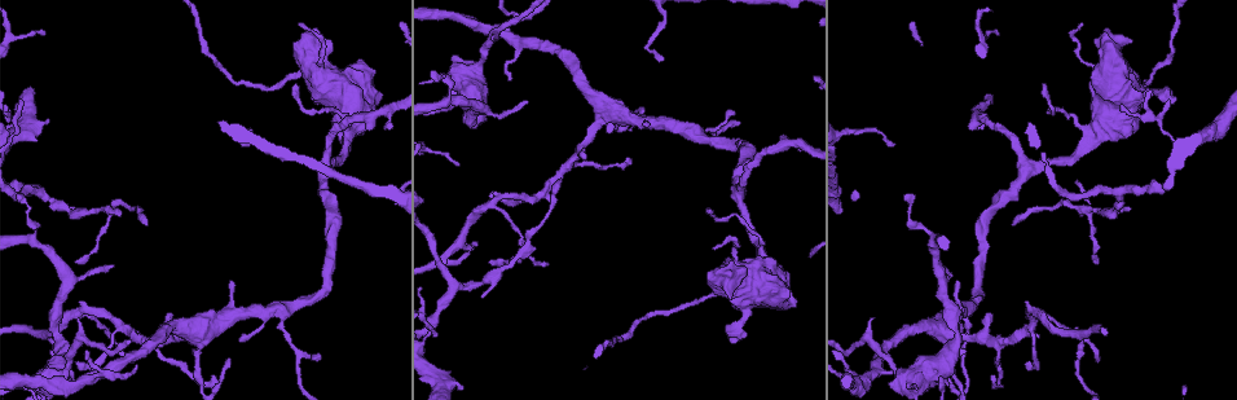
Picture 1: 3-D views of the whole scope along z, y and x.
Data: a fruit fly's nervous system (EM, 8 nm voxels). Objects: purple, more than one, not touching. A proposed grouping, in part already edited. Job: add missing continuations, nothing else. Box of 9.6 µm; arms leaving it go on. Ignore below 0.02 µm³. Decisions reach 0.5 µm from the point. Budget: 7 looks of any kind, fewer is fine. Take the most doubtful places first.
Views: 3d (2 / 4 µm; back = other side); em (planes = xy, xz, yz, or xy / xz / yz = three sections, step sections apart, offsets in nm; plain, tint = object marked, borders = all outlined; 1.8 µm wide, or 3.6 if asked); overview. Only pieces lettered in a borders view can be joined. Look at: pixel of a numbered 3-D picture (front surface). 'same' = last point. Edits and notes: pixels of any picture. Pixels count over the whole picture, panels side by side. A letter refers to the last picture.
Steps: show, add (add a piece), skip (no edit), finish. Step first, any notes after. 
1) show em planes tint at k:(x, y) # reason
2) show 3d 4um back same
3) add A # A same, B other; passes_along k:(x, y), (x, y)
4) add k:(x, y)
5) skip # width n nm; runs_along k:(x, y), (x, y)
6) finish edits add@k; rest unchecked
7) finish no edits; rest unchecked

show em planes borders at 1:(1014, 224) # thin end

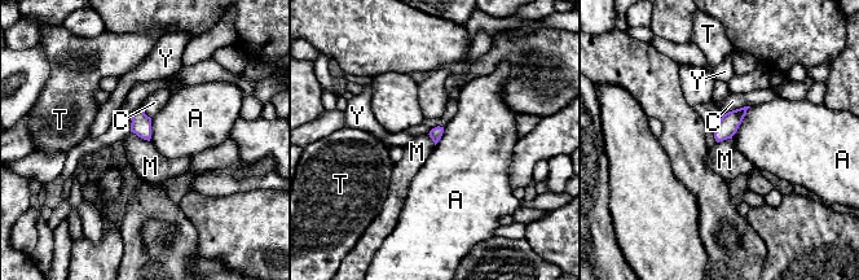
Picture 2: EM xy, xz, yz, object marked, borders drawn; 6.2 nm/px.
skip # A other, C other, M other, T other, Y other; none of them fits

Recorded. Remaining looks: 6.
show 3d 4um at 1:(213, 376) # an open end

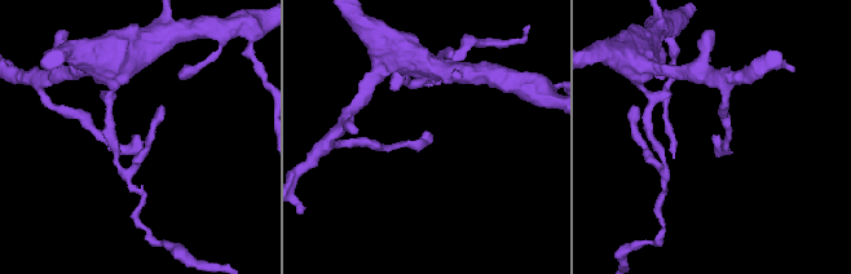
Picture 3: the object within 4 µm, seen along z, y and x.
show em xz step 4 borders at 3:(429, 133) # shape alone is not enough

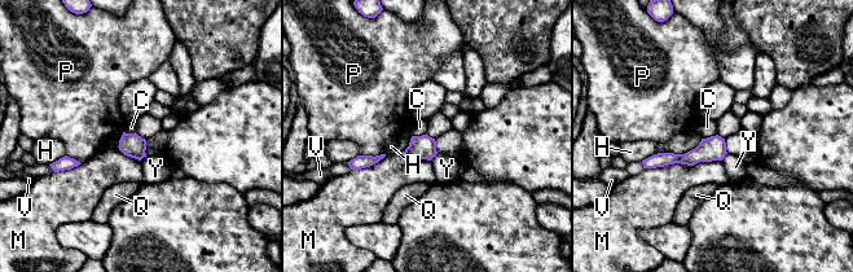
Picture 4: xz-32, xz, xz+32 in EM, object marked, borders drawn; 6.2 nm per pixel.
skip # C other, H other, M other, P other, Q other, V other, Y other; border 4:(426, 132), (412, 136); no lettered piece goes on from it

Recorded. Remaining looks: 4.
show 3d 4um at 1:(511, 265) # a narrow waist

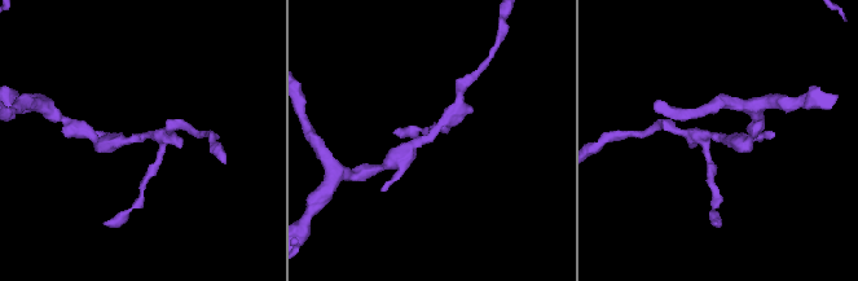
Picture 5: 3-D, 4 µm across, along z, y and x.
show em 3.6um planes tint at 5:(426, 138) # need the tissue

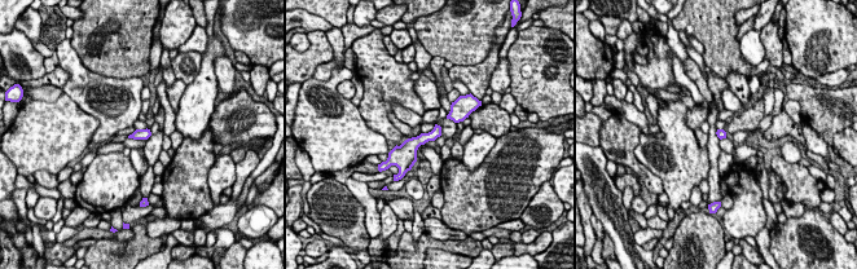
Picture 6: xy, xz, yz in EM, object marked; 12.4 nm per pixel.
show em 3.6um planes borders same # what lies round it

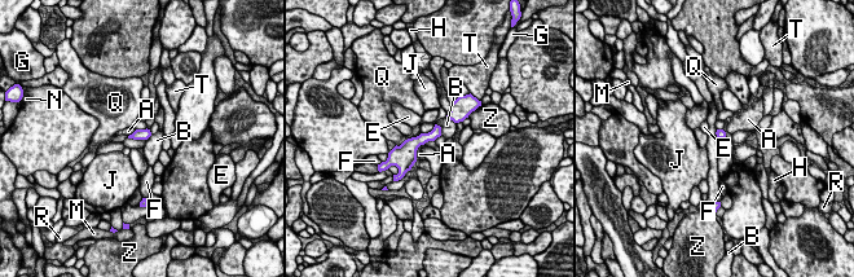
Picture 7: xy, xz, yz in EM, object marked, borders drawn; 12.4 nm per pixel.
skip # width 120 nm; A other, B other, E other, F other, G other, H other, J other, M other, N other, Q other, R other, T other, Z other; border 7:(146, 128), (136, 130); no lettered piece goes on from it

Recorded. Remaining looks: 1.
finish no edits; rest unchecked

